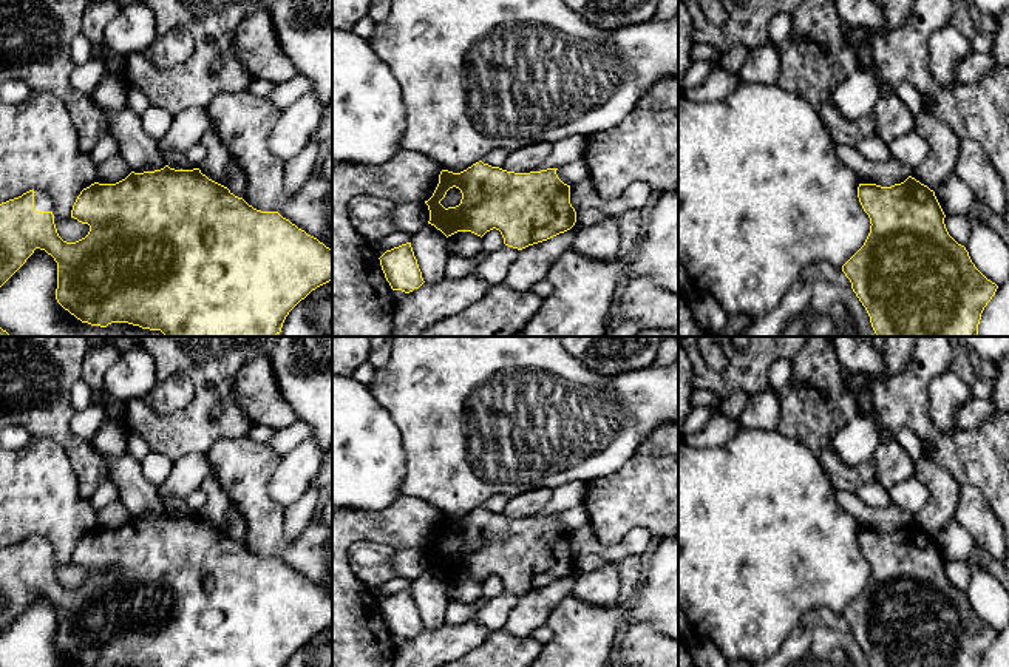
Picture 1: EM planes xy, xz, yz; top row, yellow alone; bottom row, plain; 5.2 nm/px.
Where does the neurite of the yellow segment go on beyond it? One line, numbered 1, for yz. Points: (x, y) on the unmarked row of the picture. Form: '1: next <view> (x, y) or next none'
1: next none

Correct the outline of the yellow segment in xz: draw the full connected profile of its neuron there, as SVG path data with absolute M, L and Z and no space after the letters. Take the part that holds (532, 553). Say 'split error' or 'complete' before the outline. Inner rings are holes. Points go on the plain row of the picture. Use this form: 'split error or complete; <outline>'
complete; M482 506L460 519L442 516L433 542L425 547L430 556L428 570L447 584L457 577L471 577L482 584L496 574L501 577L504 590L518 596L547 587L570 576L576 568L576 557L570 550L570 531L558 523L556 516L515 519ZM453 533L462 539L460 550L445 554L440 547Z

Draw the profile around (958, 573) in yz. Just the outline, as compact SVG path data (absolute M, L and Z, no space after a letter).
M946 562L946 574L949 581L961 591L966 593L969 587L970 567L967 562Z

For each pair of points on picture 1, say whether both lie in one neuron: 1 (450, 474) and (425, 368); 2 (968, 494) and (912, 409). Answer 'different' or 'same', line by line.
1: same
2: different

